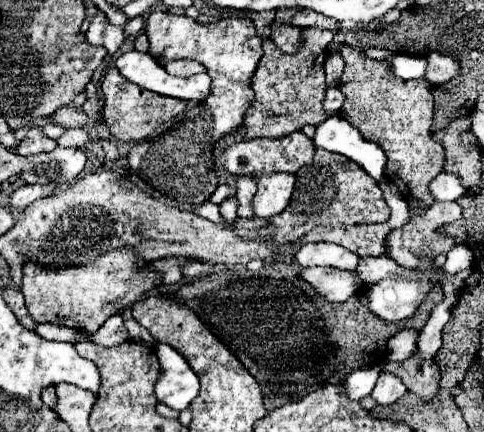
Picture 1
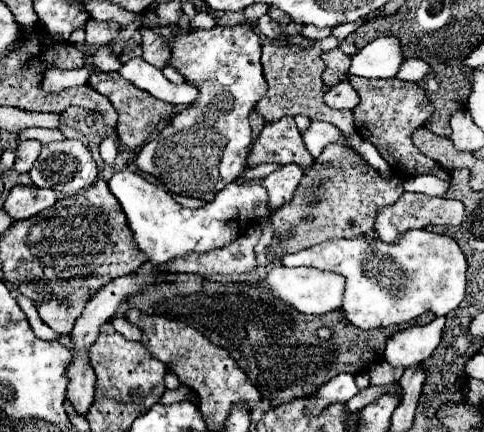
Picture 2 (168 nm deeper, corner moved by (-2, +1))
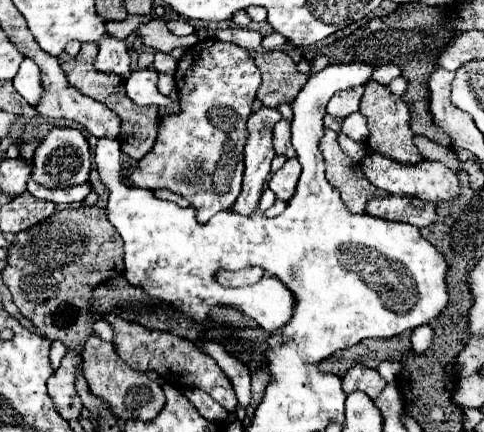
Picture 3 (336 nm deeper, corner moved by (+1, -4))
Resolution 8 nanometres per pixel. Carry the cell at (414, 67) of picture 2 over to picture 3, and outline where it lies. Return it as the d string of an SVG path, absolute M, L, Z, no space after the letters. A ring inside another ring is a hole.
M380 65L372 73L372 81L378 81L380 85L388 85L398 75L400 75L400 69L396 65Z

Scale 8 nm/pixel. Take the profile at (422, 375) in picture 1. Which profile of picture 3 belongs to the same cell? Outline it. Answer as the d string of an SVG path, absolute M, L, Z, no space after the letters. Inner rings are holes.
M354 365L342 377L342 389L346 395L352 391L364 391L370 399L374 399L384 387L386 387L386 381L378 375L378 371L366 365Z

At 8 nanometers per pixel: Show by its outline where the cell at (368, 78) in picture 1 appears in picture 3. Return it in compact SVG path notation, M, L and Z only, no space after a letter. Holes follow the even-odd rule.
M368 81L366 91L362 95L362 103L360 103L360 113L366 115L368 119L368 129L370 129L370 137L366 141L368 149L374 153L384 153L386 157L392 157L394 161L400 163L418 163L422 159L422 155L418 153L418 149L412 143L414 133L410 131L410 107L402 101L402 97L394 97L384 85L378 85L376 81Z

